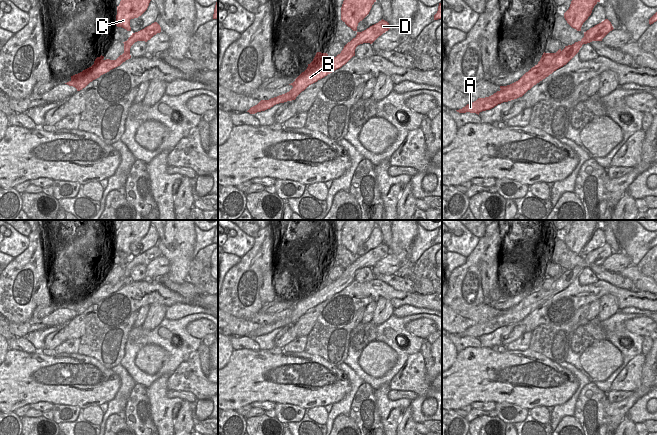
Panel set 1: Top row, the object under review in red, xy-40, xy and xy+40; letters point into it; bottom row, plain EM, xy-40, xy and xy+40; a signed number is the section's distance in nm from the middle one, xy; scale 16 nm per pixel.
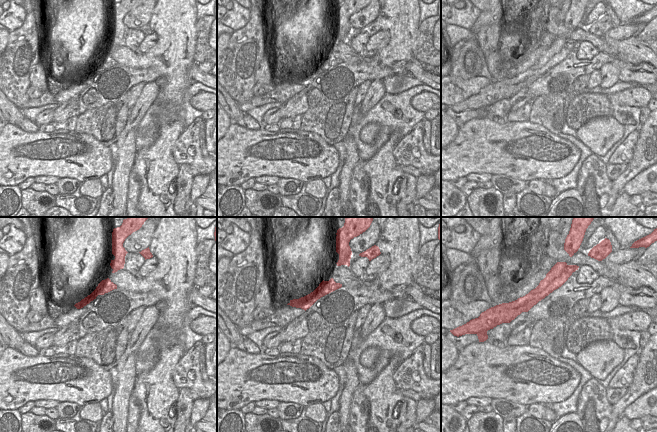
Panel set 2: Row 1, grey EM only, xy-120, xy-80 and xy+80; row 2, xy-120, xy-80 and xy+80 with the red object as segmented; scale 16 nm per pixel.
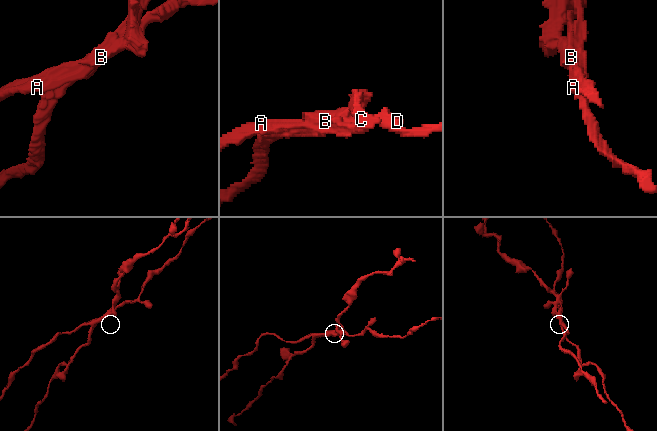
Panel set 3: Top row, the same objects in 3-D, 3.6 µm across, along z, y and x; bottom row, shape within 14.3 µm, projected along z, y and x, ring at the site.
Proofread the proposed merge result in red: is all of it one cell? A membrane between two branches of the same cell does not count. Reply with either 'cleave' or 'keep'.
cleave

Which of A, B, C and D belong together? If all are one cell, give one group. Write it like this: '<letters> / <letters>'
A B D / C

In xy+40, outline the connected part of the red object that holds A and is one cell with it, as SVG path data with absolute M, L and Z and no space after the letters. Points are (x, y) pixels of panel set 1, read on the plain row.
M608 243L590 252L584 256L584 261L572 269L565 270L562 276L553 282L548 289L535 289L526 296L518 305L507 309L500 310L500 321L493 323L492 321L478 322L476 325L467 328L462 333L456 334L459 337L476 337L490 334L503 326L508 326L522 321L534 309L548 301L557 293L566 289L580 274L583 268L592 265L602 265L602 263L614 252Z

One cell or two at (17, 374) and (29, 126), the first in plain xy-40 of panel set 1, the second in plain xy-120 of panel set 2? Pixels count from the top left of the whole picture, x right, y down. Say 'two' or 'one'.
two

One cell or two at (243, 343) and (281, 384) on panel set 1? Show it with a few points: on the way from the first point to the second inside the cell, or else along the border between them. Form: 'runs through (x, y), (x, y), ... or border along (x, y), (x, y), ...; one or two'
border along (260, 349), (233, 350); two

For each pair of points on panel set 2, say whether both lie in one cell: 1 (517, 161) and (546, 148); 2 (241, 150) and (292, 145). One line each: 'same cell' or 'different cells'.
1: same cell
2: same cell

